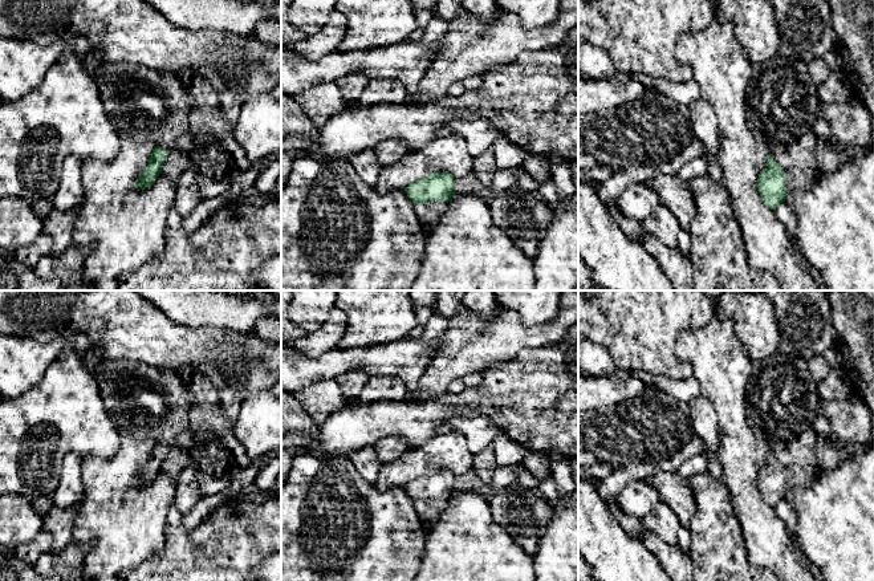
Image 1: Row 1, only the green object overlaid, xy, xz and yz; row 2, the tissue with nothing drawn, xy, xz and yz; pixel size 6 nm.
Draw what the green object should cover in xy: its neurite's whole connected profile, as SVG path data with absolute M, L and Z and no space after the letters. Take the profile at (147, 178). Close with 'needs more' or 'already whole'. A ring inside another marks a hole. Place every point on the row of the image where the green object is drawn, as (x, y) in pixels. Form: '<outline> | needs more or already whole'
M106 61L103 72L93 72L92 74L98 86L105 111L118 135L125 134L138 143L154 147L149 164L135 184L137 190L146 190L162 174L162 167L176 139L188 134L194 98L175 73L146 65Z | needs more

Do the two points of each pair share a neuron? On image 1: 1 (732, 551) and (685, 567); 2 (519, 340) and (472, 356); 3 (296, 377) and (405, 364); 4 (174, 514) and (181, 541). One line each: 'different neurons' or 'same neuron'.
1: different neurons
2: same neuron
3: same neuron
4: different neurons

